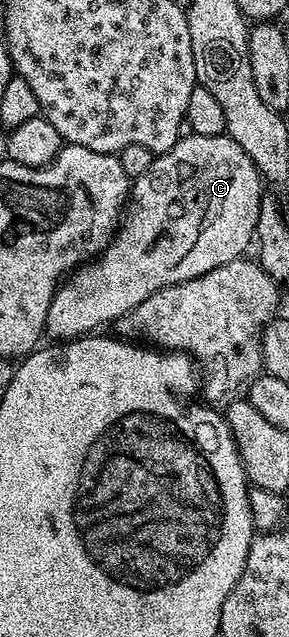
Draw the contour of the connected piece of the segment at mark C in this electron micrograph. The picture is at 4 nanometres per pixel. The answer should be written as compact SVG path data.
M227 134L222 136L185 136L176 143L168 152L161 152L155 157L150 166L150 170L146 170L146 174L135 177L134 183L130 188L130 199L126 204L126 211L123 213L122 219L116 229L115 236L112 241L104 247L103 252L99 253L98 258L93 258L83 266L77 267L57 287L54 298L50 302L50 310L48 311L47 335L55 338L60 342L67 342L73 338L79 338L85 334L95 333L103 324L111 325L122 314L126 314L130 310L134 310L134 306L138 306L142 302L146 302L146 298L150 298L150 294L154 294L158 290L162 290L166 286L174 286L186 282L190 278L198 278L202 274L206 274L210 270L214 270L218 266L226 266L226 262L231 260L239 260L245 255L244 252L254 244L256 227L258 226L258 210L260 209L260 198L262 195L262 177L256 163L246 154L246 150L242 150L242 146L238 146L238 142L234 142Z

